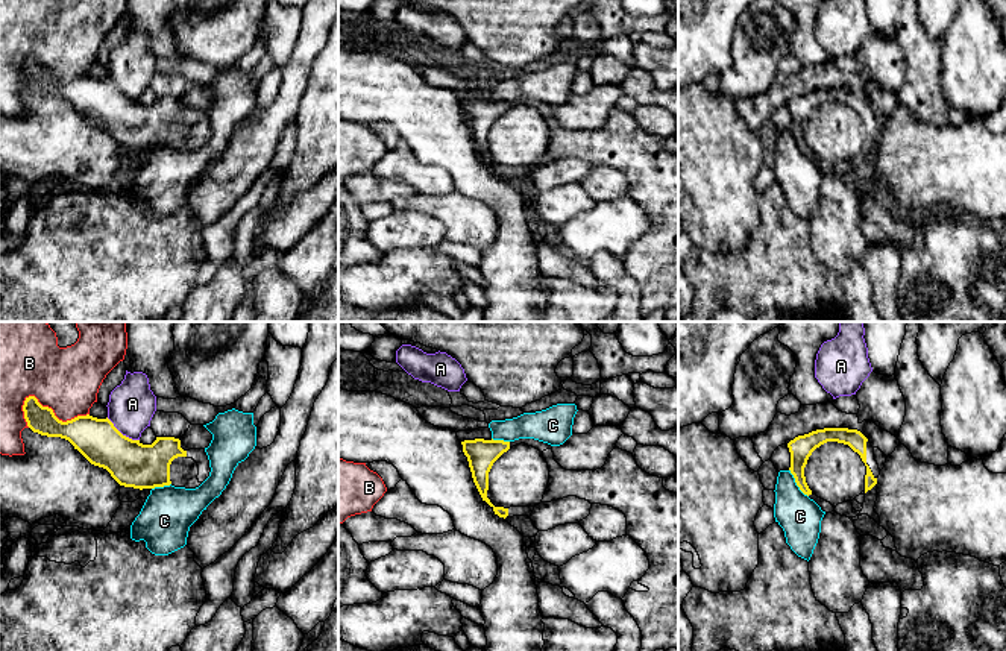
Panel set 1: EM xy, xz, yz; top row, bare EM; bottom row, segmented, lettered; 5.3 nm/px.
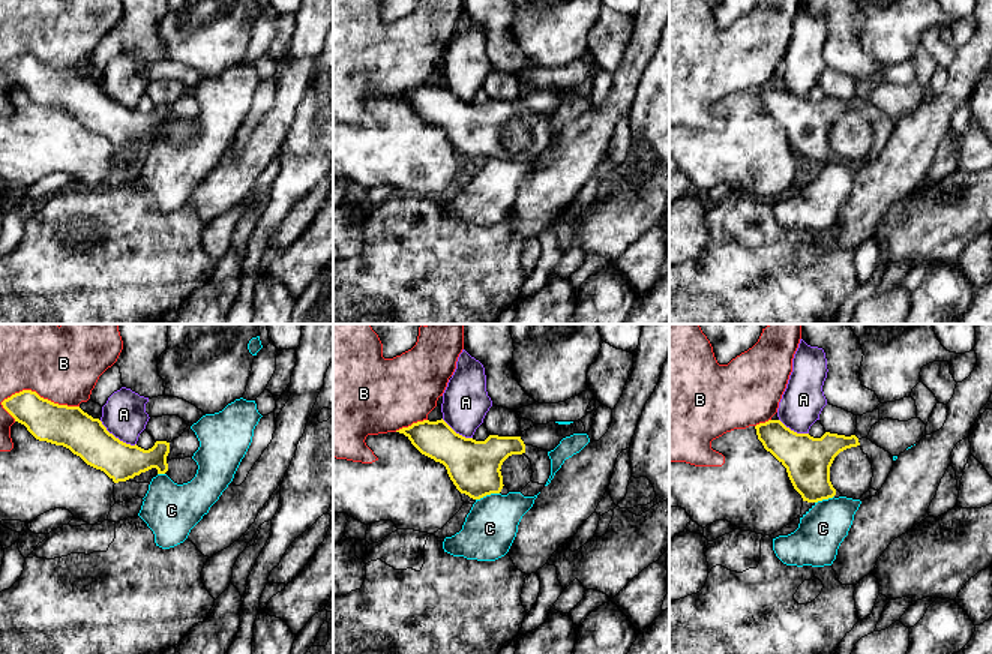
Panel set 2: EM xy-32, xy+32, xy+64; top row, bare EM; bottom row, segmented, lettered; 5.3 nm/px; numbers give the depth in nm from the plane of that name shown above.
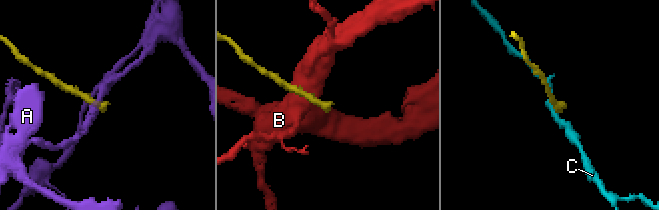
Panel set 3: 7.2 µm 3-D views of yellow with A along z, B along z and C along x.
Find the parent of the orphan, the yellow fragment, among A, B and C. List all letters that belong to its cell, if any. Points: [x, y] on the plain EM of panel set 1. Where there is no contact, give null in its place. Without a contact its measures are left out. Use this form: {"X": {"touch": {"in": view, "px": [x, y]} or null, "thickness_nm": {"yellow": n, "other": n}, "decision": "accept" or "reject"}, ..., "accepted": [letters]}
{"A": {"touch": {"in": "xy", "px": [122, 94]}, "thickness_nm": {"yellow": 240, "other": 240}, "decision": "reject"}, "B": {"touch": {"in": "xy", "px": [53, 73]}, "thickness_nm": {"yellow": 220, "other": 340}, "decision": "reject"}, "C": {"touch": {"in": "yz", "px": [795, 141]}, "thickness_nm": {"yellow": 120, "other": 220}, "decision": "reject"}, "accepted": []}

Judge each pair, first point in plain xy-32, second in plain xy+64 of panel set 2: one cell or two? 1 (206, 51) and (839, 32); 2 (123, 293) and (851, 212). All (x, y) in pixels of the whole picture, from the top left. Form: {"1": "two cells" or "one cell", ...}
{"1": "two cells", "2": "two cells"}

